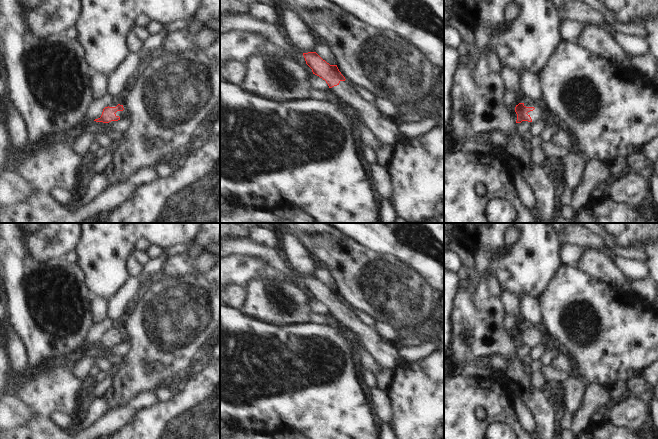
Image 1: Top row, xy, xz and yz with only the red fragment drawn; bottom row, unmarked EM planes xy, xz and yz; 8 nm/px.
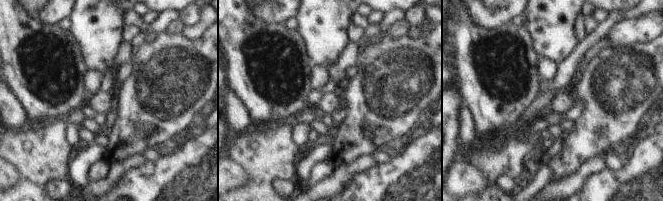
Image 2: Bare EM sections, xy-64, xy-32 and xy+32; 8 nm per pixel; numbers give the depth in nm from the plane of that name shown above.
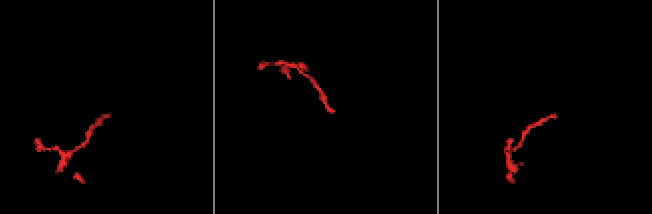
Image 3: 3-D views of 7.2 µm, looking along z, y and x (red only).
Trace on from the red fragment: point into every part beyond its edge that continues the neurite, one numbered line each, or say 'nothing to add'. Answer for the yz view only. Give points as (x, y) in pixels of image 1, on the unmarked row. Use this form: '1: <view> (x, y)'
1: yz (526, 355)

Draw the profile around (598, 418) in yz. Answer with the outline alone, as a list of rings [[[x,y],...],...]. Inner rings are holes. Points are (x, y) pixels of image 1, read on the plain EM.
[[[595,411],[592,415],[590,426],[605,425],[607,423],[610,423],[609,416]]]

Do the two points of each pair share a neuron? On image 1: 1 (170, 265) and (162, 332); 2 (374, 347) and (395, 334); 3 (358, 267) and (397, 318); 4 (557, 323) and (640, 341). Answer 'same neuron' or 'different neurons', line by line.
1: different neurons
2: different neurons
3: same neuron
4: same neuron

